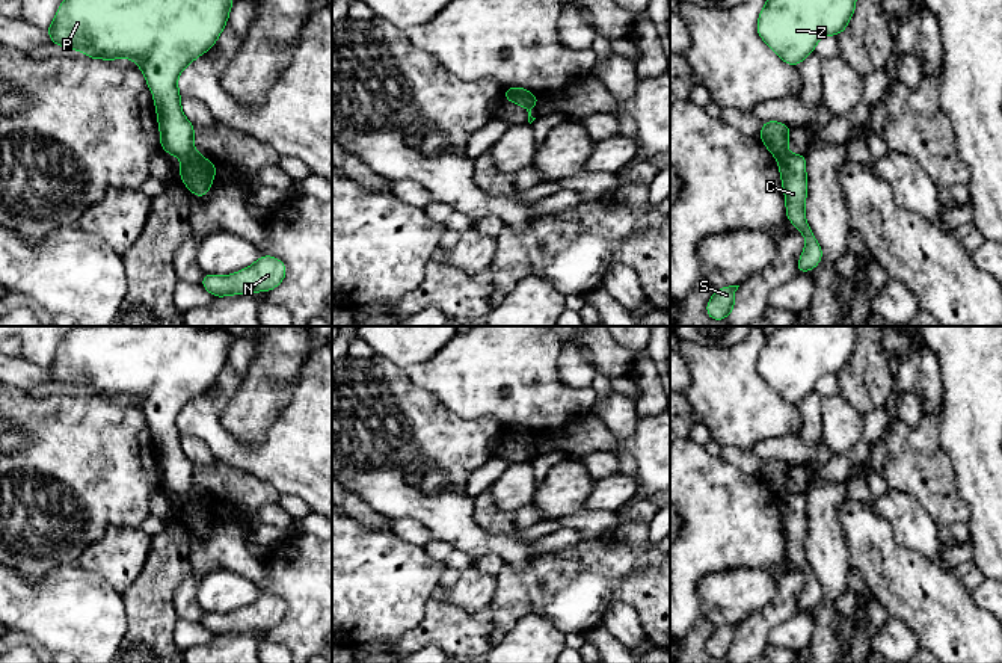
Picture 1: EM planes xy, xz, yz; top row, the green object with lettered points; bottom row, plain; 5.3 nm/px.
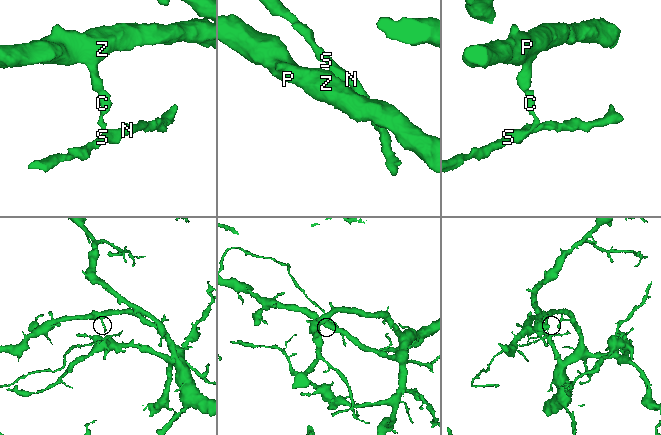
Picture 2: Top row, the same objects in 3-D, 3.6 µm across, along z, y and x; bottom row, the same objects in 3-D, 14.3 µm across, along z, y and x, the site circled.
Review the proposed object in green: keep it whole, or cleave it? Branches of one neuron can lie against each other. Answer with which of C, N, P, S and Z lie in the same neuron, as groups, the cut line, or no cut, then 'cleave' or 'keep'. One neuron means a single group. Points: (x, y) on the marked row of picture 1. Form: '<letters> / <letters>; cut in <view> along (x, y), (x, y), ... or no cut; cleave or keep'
C N S / P Z; cut in xy along (193, 151), (181, 159); cleave

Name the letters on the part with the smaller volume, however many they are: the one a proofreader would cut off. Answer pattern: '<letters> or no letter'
C, N, S

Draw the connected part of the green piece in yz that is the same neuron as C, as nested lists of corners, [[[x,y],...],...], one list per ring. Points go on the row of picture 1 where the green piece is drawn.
[[[785,153],[777,159],[785,192],[786,217],[804,236],[806,248],[798,258],[797,272],[815,269],[822,260],[822,249],[807,225],[804,202],[807,198],[806,156]]]

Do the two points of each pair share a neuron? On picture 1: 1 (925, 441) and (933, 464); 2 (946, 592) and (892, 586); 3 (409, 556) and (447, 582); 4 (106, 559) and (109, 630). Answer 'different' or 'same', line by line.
1: same
2: same
3: different
4: different

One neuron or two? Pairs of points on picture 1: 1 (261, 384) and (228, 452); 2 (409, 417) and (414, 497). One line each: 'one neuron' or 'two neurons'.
1: two neurons
2: one neuron

